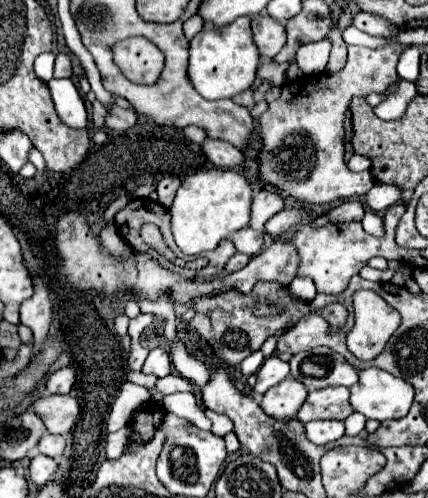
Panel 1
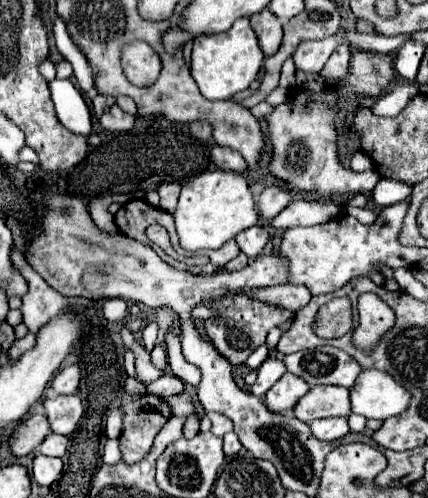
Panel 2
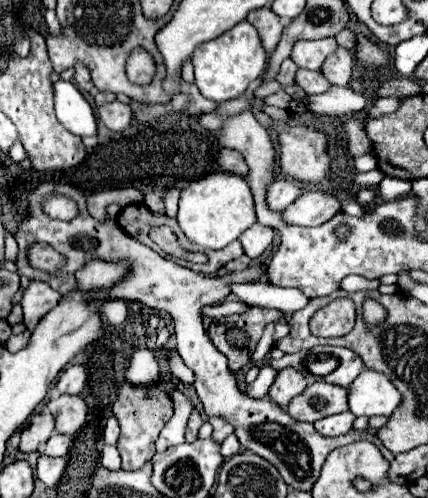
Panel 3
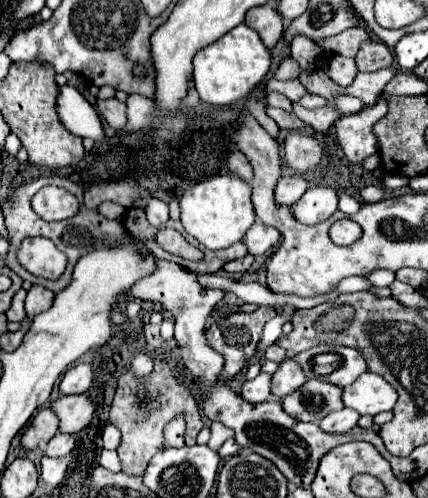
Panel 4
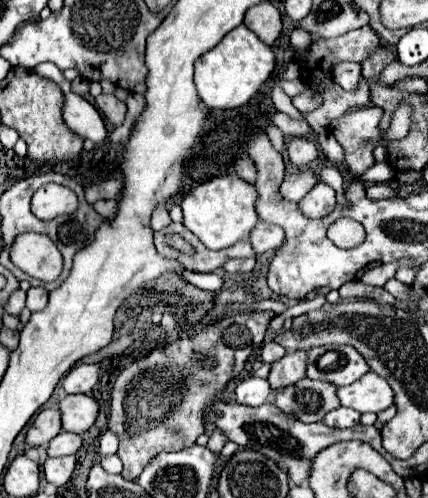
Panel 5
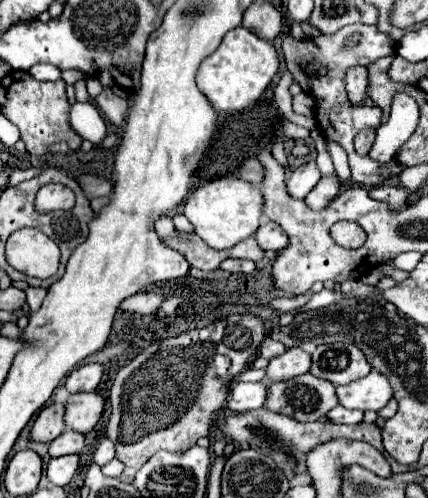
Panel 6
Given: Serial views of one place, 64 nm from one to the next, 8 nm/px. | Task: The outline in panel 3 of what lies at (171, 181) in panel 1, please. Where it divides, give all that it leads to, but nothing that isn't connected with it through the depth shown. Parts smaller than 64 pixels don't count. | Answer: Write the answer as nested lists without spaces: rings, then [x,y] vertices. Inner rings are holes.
[[[168,190],[168,192],[164,194],[166,216],[170,216],[170,218],[176,218],[178,212],[178,196],[180,196],[180,190]]]

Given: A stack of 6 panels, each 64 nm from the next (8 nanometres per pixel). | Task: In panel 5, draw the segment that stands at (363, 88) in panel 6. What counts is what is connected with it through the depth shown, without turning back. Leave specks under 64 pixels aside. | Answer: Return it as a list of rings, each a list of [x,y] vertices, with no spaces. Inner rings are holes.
[[[344,62],[334,68],[334,78],[344,90],[356,90],[362,78],[362,66],[354,62]]]

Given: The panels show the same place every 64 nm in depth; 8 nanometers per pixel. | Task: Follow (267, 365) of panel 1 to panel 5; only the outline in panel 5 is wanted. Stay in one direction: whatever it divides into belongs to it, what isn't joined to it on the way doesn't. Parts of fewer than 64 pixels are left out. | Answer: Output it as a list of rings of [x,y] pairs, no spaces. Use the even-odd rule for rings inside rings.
[[[246,378],[236,384],[236,398],[234,402],[244,406],[262,406],[272,392],[268,380],[264,378]]]

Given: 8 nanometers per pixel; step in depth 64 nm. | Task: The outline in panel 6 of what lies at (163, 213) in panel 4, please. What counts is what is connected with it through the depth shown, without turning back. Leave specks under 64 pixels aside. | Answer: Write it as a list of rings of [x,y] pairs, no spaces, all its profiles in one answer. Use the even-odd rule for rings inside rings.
[[[160,218],[160,220],[156,222],[156,232],[158,232],[158,236],[164,238],[164,240],[178,238],[178,236],[176,236],[176,228],[174,228],[174,224],[172,224],[172,218]]]

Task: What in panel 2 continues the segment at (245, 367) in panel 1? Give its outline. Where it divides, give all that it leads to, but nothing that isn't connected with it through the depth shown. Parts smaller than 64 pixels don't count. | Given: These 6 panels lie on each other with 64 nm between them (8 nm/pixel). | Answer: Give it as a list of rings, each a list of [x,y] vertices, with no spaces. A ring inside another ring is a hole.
[[[262,344],[262,346],[258,346],[252,354],[250,354],[250,358],[246,360],[246,366],[250,368],[250,370],[256,370],[266,358],[268,358],[268,354],[270,354],[270,350],[268,350],[268,346],[266,344]]]

